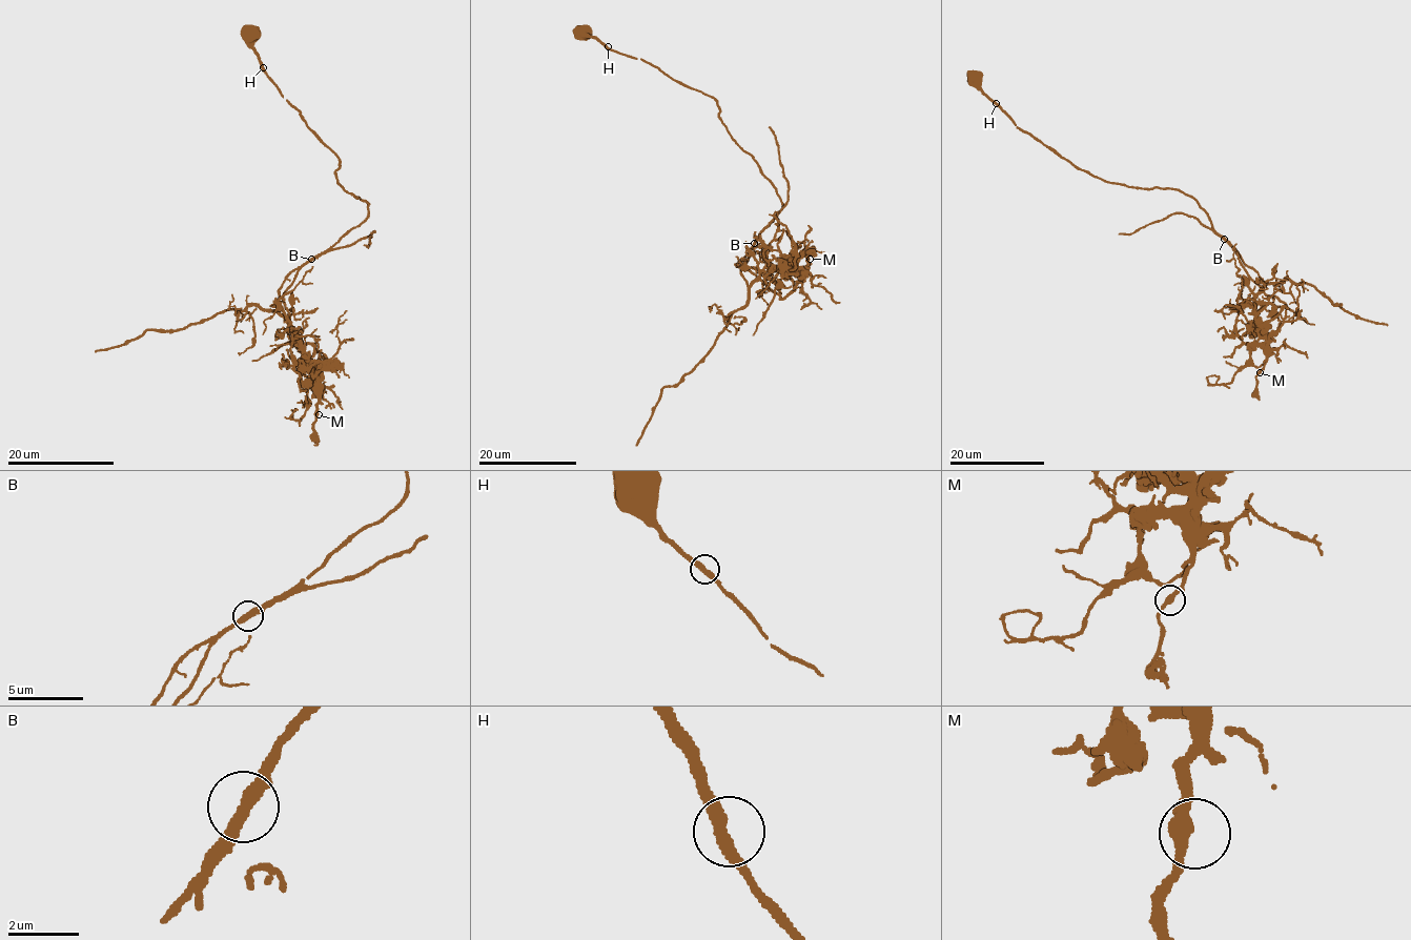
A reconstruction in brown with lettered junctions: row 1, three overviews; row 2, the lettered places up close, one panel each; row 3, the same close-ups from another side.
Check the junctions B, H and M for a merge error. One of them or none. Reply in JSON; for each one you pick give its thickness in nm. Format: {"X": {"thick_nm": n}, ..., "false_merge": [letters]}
{"B": {"thick_nm": 340}, "false_merge": ["B"]}

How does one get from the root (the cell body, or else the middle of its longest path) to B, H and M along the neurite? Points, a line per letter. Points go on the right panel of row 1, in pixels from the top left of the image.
B: (974, 77), (981, 93), (1013, 123), (1079, 168), (1111, 183), (1132, 187), (1176, 188), (1192, 196), (1224, 239)
H: (974, 77), (981, 93), (996, 103)
M: (974, 77), (1013, 123), (1082, 169), (1111, 183), (1192, 196), (1246, 272), (1265, 340), (1260, 372)

